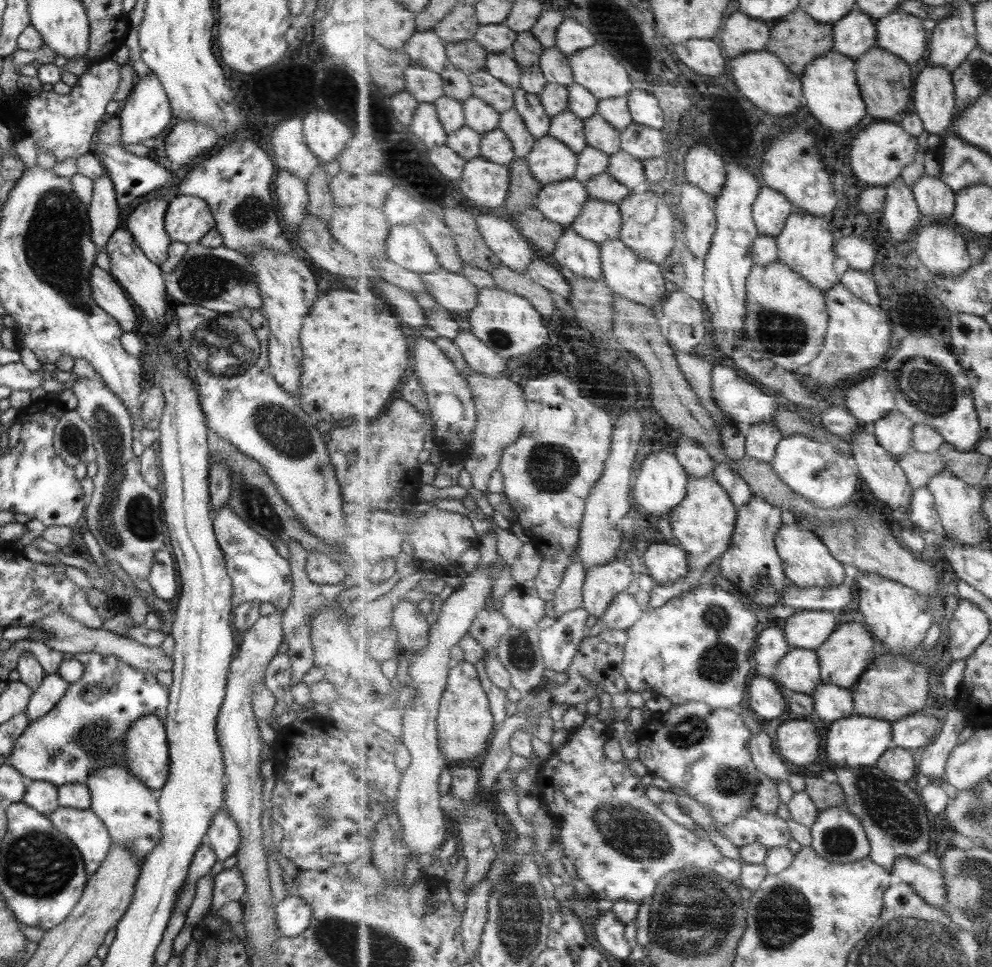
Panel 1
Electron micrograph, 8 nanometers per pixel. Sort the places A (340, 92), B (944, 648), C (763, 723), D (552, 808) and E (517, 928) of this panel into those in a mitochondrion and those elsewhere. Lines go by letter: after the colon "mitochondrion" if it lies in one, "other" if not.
A: other
B: other
C: other
D: other
E: mitochondrion

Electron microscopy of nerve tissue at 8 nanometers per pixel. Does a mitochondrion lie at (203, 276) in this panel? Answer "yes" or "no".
yes

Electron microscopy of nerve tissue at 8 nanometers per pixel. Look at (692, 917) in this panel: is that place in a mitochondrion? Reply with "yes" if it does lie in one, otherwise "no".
yes

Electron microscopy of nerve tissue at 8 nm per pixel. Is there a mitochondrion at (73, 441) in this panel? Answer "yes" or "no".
yes

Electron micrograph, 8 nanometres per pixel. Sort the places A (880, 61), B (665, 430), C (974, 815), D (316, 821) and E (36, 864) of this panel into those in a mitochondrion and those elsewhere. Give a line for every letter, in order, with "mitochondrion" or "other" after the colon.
A: other
B: other
C: mitochondrion
D: mitochondrion
E: mitochondrion

